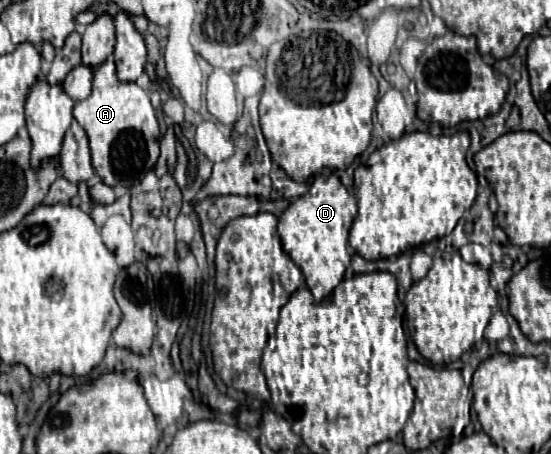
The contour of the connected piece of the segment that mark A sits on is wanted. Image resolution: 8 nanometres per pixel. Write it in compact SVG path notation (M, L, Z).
M112 58L104 60L100 66L94 68L96 76L92 82L92 94L86 100L76 102L74 106L74 118L78 124L88 132L90 148L92 148L92 166L96 168L96 174L102 178L104 184L112 186L134 186L138 184L146 172L150 172L158 160L158 140L160 140L160 128L156 120L156 112L150 104L150 96L144 88L140 88L136 82L122 82L116 76L116 64Z

